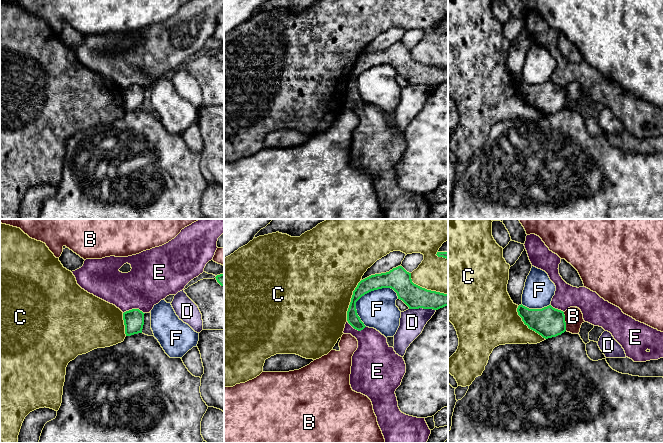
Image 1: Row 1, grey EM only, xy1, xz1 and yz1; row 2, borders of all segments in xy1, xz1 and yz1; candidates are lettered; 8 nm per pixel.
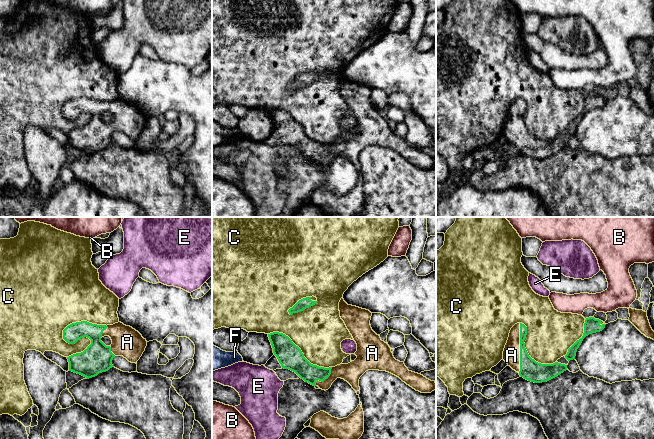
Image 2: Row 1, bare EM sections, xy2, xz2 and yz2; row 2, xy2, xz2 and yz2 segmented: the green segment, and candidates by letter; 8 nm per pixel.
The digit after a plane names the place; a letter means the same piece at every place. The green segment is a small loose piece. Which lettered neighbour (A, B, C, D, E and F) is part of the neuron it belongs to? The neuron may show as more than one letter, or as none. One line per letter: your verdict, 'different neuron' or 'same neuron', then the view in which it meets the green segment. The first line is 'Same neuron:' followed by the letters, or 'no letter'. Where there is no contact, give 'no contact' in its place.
Same neuron: A
A: same neuron; contact in yz2
B: different neuron; contact in yz1
C: different neuron; contact in xy2
D: different neuron; contact in xz1
E: different neuron; contact in xy1
F: different neuron; contact in xz1

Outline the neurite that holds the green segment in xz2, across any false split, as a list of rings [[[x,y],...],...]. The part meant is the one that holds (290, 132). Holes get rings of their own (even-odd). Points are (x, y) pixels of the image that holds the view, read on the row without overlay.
[[[343,73],[339,78],[340,93],[357,120],[357,134],[335,143],[319,143],[311,140],[292,116],[283,109],[268,110],[273,129],[282,144],[295,148],[301,155],[322,166],[328,166],[332,159],[341,154],[357,168],[359,155],[368,146],[389,148],[421,169],[431,169],[436,158],[421,150],[409,147],[404,138],[396,136],[387,119],[381,116],[371,104],[372,89],[369,86],[348,81]]]

